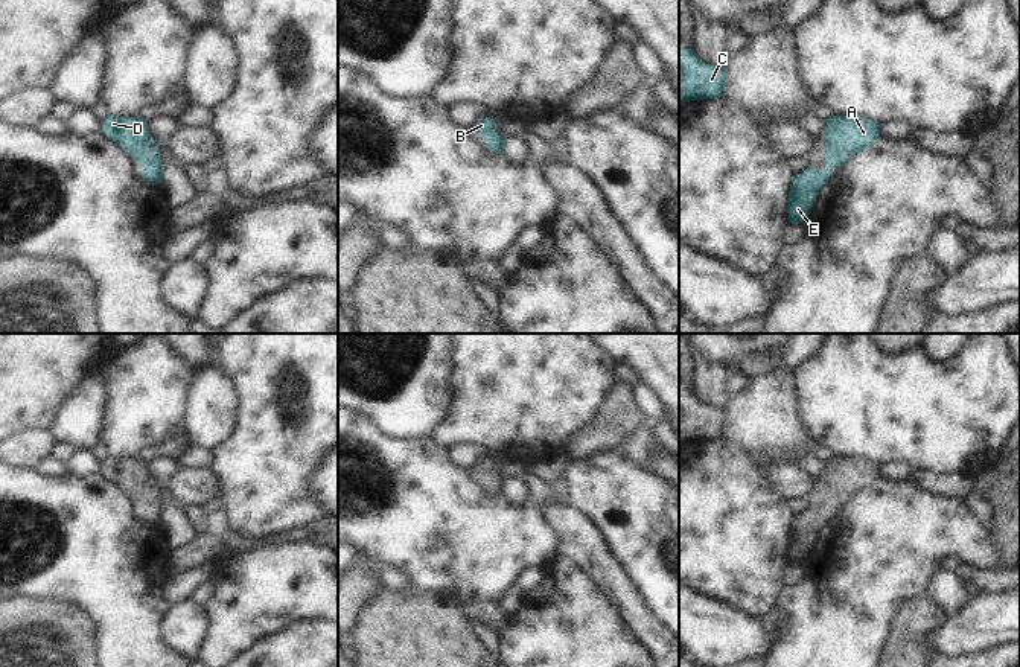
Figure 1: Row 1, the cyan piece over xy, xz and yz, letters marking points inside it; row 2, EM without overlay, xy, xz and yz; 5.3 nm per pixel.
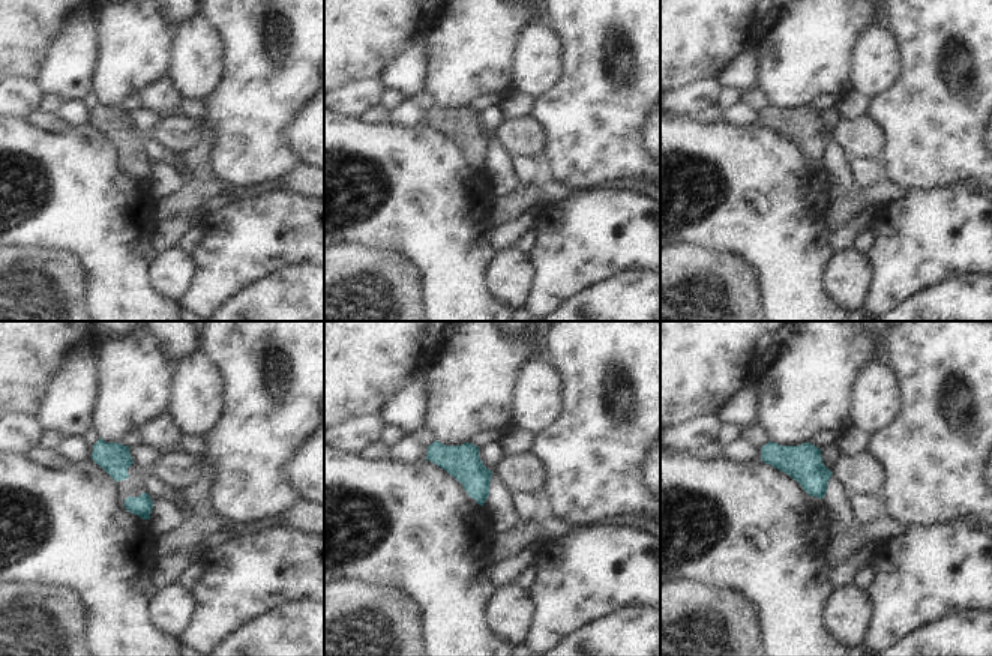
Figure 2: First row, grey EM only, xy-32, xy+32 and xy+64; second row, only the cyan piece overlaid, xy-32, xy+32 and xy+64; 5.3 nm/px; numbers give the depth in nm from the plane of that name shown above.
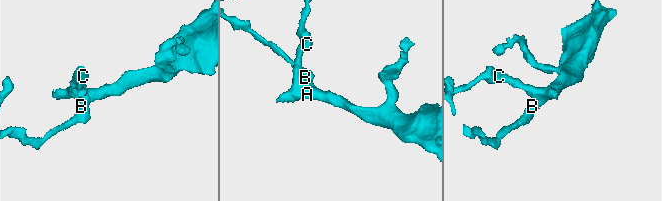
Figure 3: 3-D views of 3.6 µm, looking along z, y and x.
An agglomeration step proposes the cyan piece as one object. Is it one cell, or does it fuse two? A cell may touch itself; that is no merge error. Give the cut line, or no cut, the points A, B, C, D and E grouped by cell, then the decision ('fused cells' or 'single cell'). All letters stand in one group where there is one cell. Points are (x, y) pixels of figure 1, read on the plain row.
no cut | A B C D E | single cell

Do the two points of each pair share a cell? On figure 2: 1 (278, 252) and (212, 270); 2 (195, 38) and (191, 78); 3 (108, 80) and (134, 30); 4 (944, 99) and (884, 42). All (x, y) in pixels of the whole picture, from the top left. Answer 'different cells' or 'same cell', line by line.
1: same cell
2: same cell
3: same cell
4: different cells

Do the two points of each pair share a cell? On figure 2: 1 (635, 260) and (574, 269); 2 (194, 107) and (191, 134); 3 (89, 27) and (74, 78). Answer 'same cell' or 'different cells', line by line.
1: same cell
2: different cells
3: same cell

